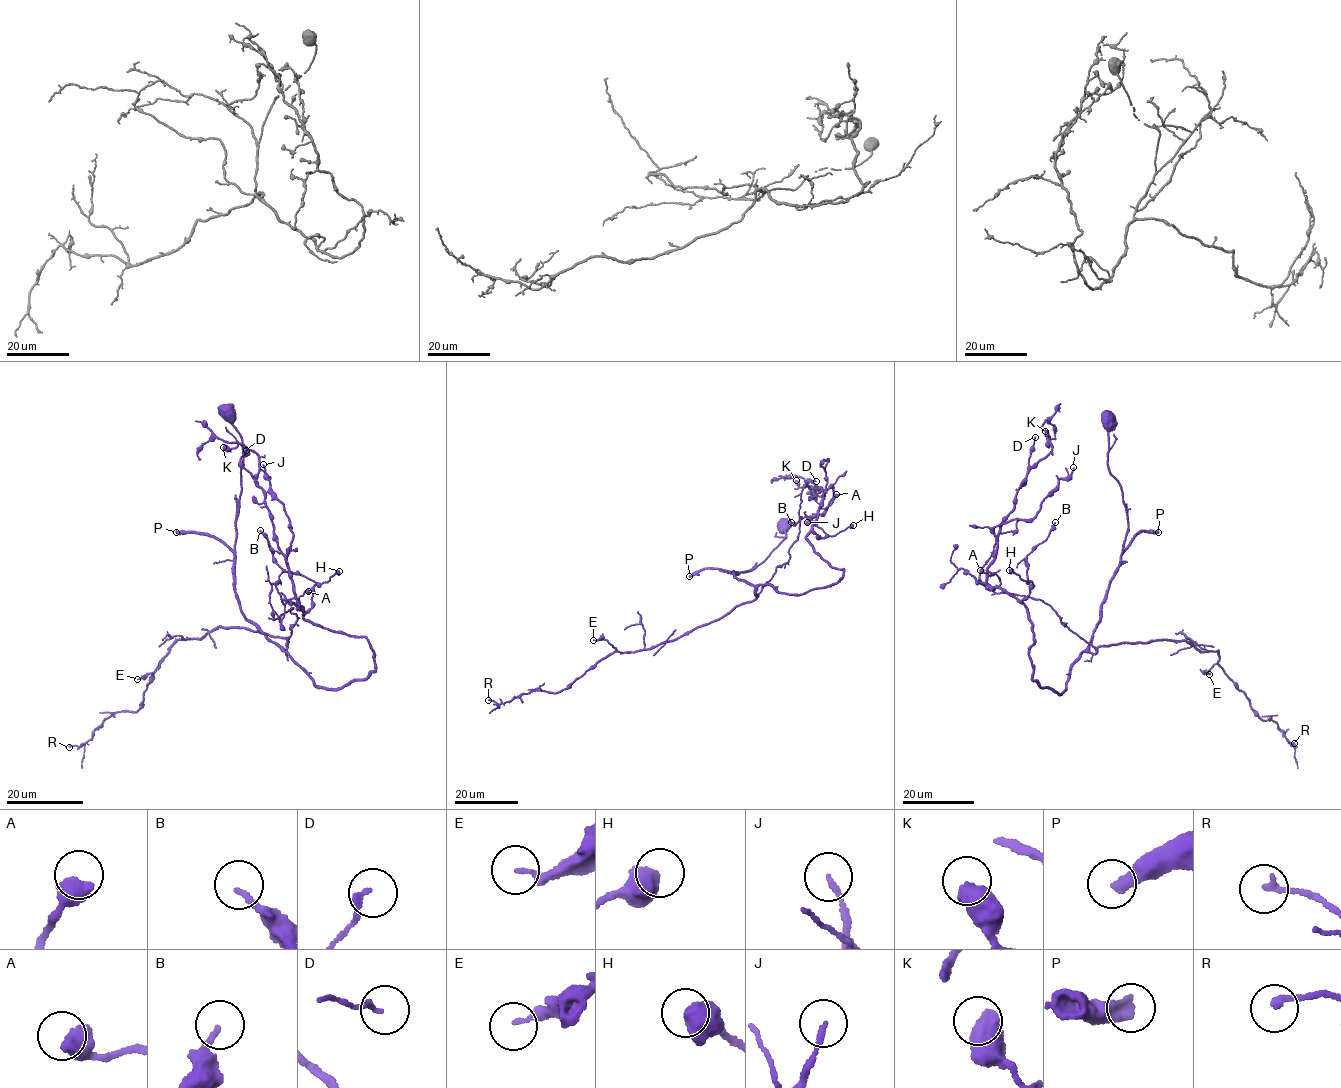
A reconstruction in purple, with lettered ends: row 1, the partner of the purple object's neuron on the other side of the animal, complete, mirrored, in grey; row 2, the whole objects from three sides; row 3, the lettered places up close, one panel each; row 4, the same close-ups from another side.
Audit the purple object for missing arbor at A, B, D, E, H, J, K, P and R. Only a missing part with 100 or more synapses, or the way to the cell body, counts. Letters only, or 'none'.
P

